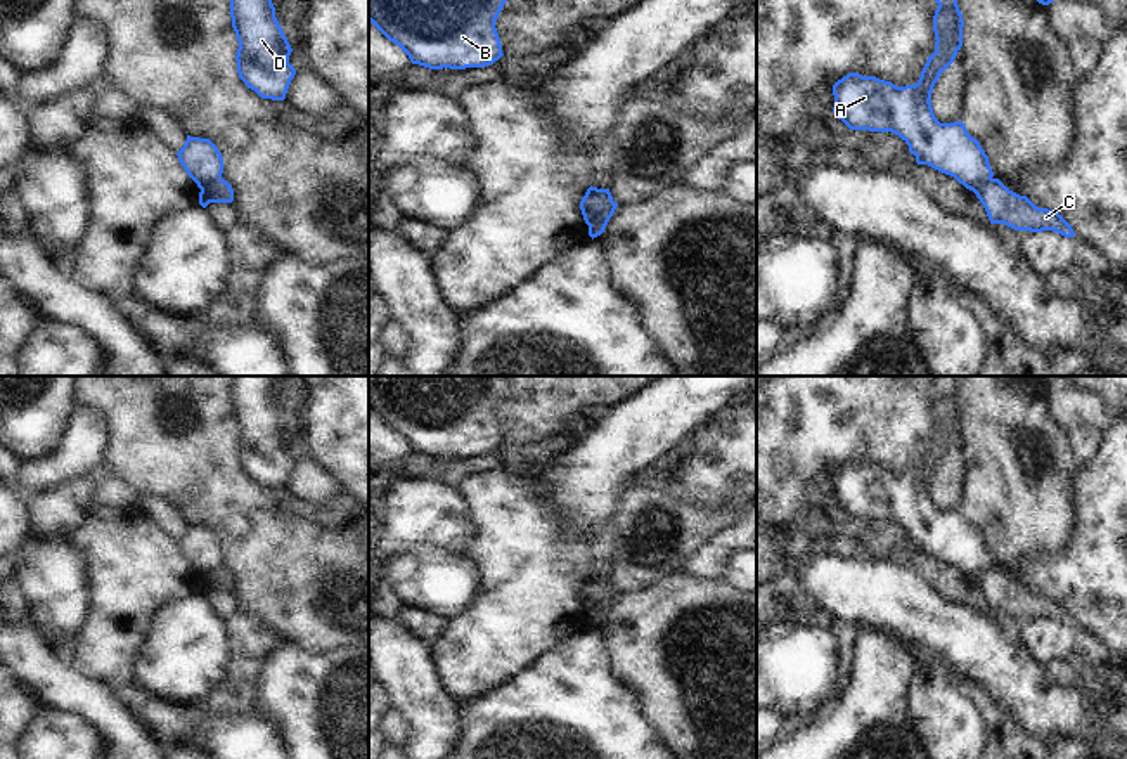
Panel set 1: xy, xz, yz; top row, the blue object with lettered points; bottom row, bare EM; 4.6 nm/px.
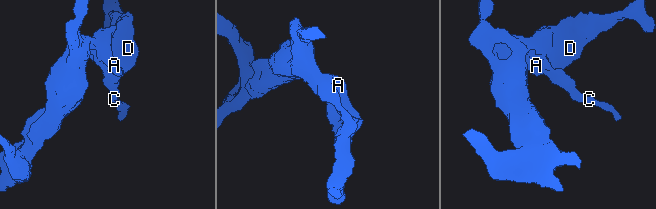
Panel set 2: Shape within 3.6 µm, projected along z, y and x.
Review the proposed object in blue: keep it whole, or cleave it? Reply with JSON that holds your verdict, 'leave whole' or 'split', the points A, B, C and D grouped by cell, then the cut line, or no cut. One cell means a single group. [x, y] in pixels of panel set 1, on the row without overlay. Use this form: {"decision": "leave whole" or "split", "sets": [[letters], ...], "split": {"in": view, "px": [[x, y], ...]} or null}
{"decision": "split", "sets": [["A", "B", "D"], ["C"]], "split": {"in": "xz", "px": [[613, 590], [599, 605], [587, 612]]}}

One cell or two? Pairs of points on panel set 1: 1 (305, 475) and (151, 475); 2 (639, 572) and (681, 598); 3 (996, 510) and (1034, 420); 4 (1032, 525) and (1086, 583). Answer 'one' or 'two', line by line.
1: two
2: two
3: one
4: two

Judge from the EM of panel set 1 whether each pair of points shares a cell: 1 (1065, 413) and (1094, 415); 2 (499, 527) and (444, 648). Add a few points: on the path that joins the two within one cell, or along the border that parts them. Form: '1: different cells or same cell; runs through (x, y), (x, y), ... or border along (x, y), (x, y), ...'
1: same cell; runs through (1072, 413), (1088, 413)
2: same cell; runs through (499, 558), (499, 596), (475, 621)

